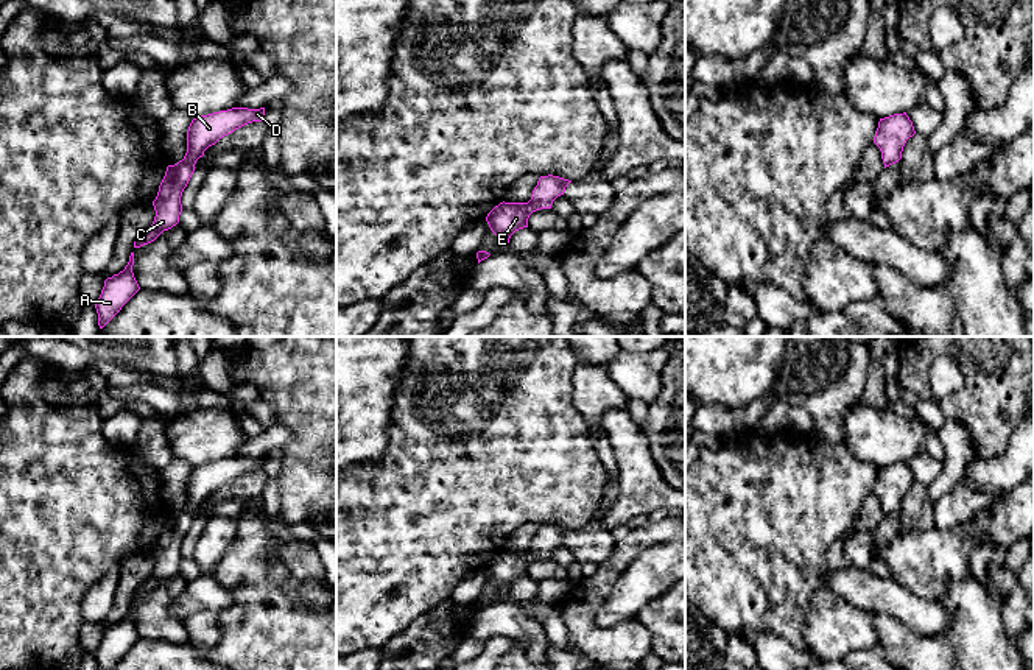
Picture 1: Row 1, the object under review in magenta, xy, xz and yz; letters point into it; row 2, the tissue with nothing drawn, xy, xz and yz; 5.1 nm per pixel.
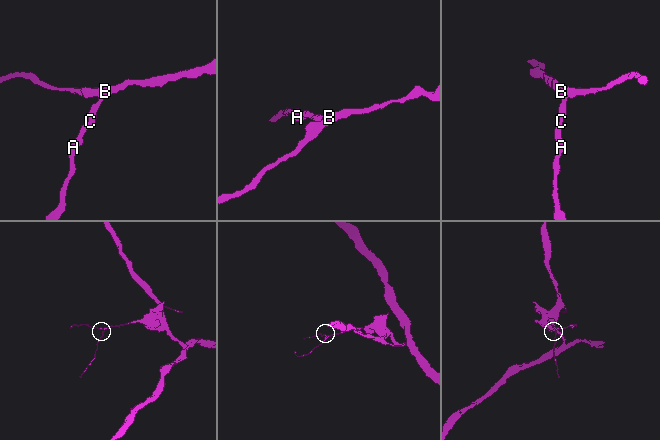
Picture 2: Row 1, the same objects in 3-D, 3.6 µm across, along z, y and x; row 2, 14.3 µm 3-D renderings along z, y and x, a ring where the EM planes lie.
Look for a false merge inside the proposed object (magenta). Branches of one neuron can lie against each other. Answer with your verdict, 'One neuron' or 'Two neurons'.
One neuron

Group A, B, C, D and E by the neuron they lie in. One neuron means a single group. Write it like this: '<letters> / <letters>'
A B C D E

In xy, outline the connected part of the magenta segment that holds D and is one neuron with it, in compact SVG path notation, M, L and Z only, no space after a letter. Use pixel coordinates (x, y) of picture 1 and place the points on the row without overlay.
M232 457L192 469L187 480L187 502L182 510L167 516L157 545L153 550L156 559L154 570L151 577L134 591L134 597L154 591L164 580L179 572L182 541L195 520L196 510L204 505L204 500L235 478L252 471L262 471L263 464L265 457Z

